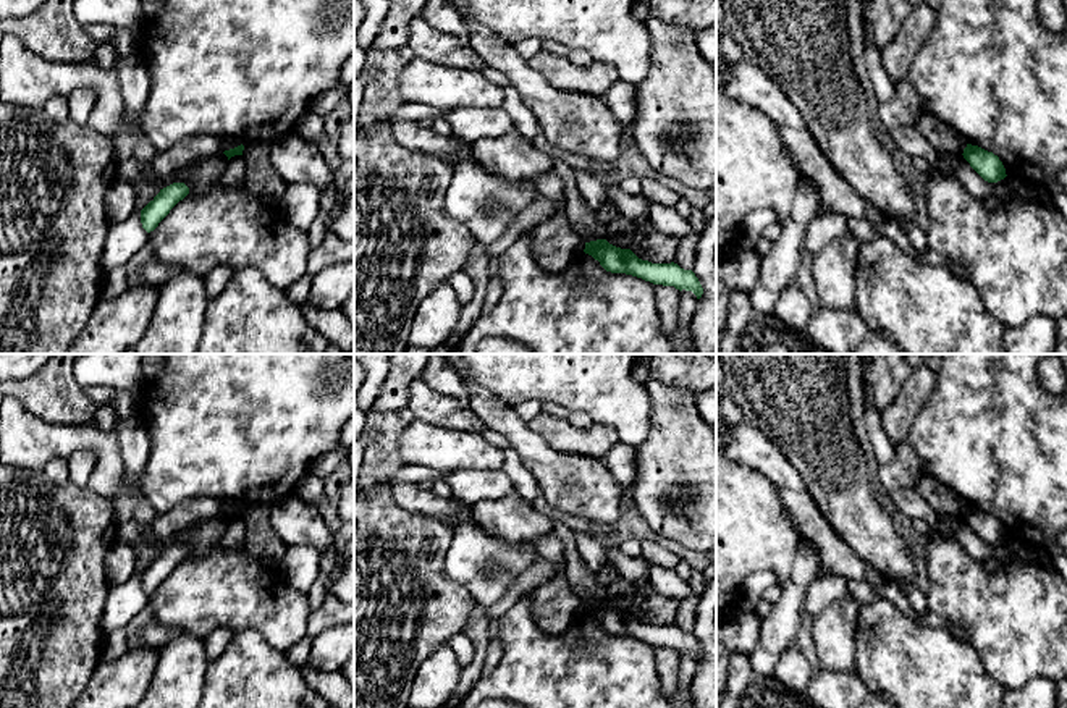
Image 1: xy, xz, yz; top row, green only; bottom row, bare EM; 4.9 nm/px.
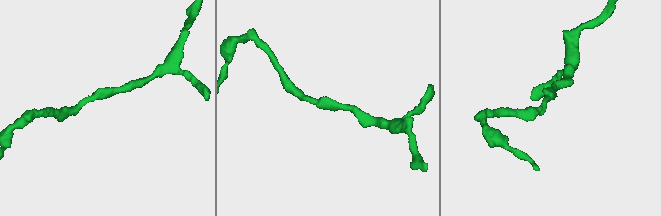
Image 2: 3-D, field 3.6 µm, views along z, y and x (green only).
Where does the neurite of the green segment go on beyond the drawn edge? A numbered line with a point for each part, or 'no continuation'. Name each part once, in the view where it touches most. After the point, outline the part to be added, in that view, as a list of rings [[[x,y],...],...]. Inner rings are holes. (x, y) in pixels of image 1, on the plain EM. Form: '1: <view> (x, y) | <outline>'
no continuation

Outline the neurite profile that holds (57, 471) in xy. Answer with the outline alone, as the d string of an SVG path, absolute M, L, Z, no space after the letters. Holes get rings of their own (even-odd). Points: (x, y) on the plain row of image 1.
M50 459L42 470L55 485L65 485L70 482L68 459Z

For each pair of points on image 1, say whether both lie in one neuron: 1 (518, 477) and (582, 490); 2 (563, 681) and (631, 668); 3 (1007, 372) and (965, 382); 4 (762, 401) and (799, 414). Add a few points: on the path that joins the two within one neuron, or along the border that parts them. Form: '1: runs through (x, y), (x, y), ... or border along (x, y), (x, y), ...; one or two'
1: border along (513, 450), (534, 477), (540, 493); two
2: runs through (579, 681), (610, 681), (615, 676); one
3: runs through (998, 372), (985, 382), (975, 382); one
4: runs through (771, 401), (786, 401), (789, 404); one

